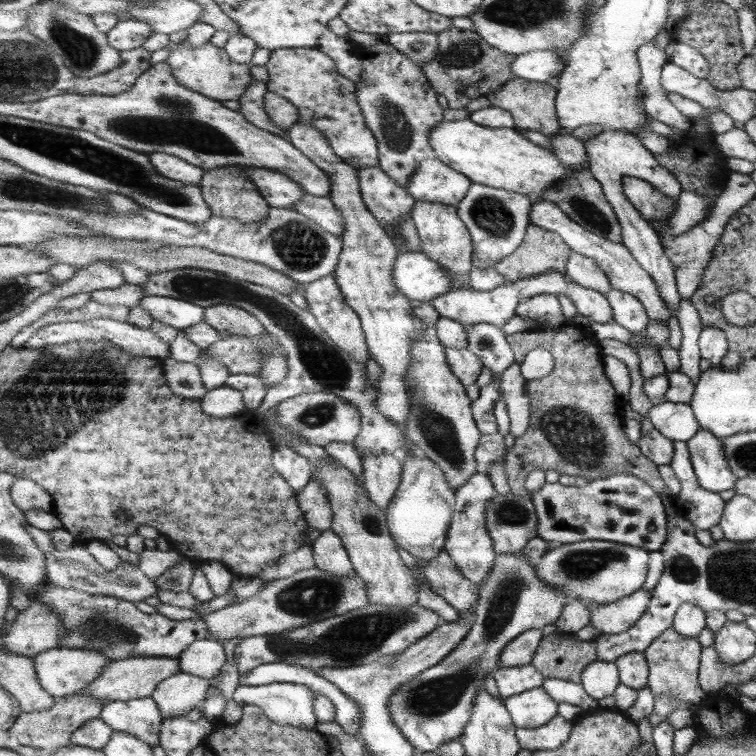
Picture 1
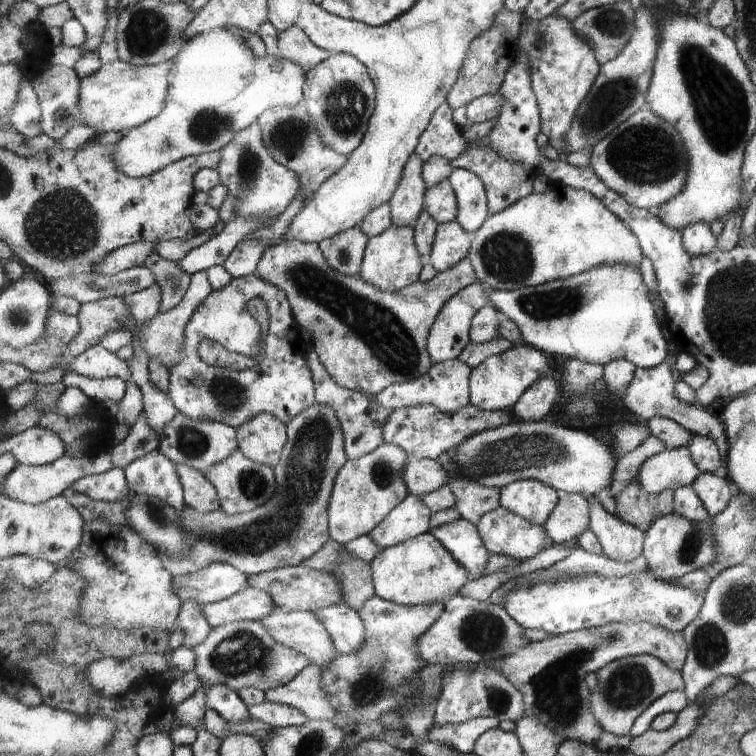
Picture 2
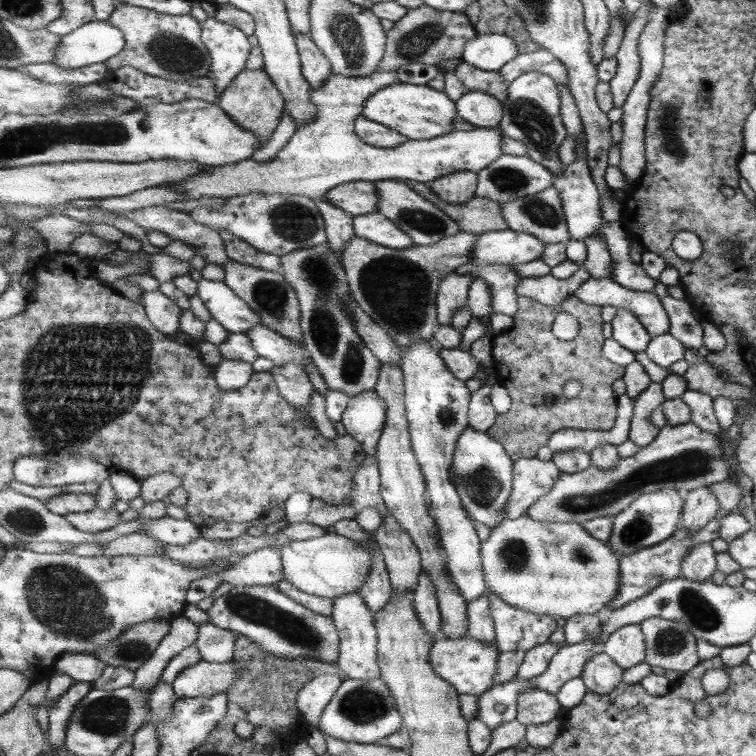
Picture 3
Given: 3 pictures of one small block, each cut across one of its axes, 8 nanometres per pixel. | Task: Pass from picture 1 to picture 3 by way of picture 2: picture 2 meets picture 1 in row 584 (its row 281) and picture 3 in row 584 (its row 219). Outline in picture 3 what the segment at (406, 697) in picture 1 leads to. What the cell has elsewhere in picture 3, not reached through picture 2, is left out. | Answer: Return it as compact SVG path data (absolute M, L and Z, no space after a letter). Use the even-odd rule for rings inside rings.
M527 514L521 515L515 520L505 519L497 528L492 529L492 534L486 541L482 541L482 558L484 561L483 568L486 571L488 593L491 593L491 591L497 593L507 603L511 603L511 605L519 607L519 609L551 615L555 618L563 617L565 620L575 617L577 613L601 613L603 610L607 610L611 601L619 596L619 587L622 584L622 563L620 562L619 555L616 554L608 543L593 537L580 522L541 522Z

